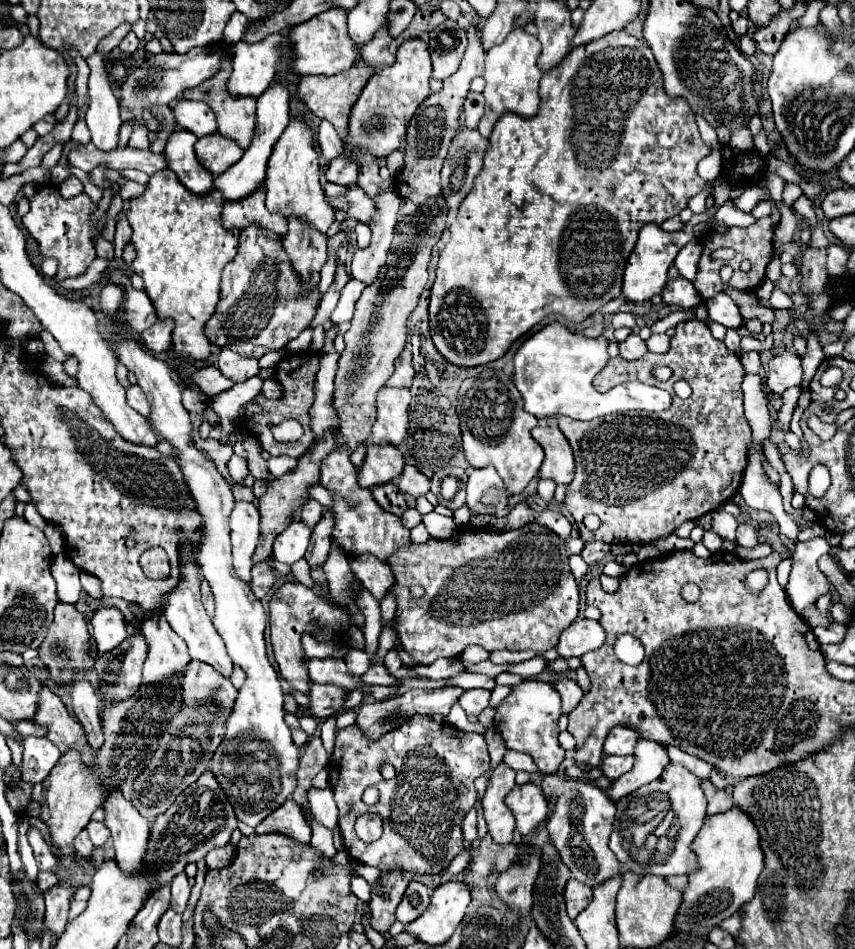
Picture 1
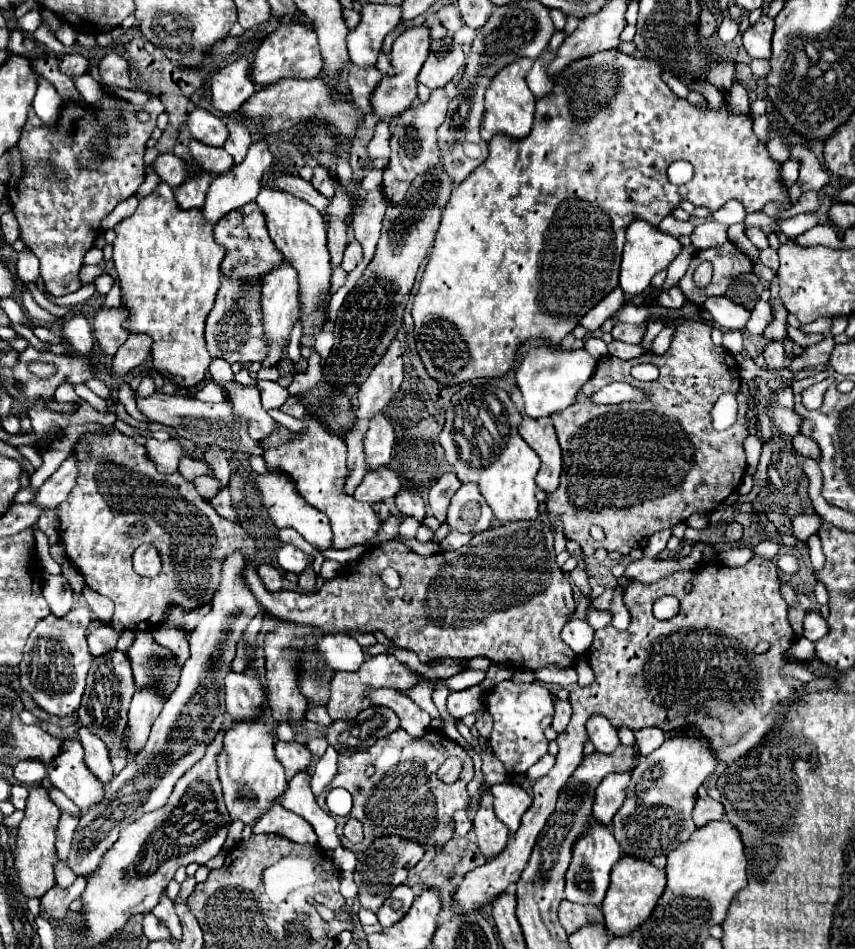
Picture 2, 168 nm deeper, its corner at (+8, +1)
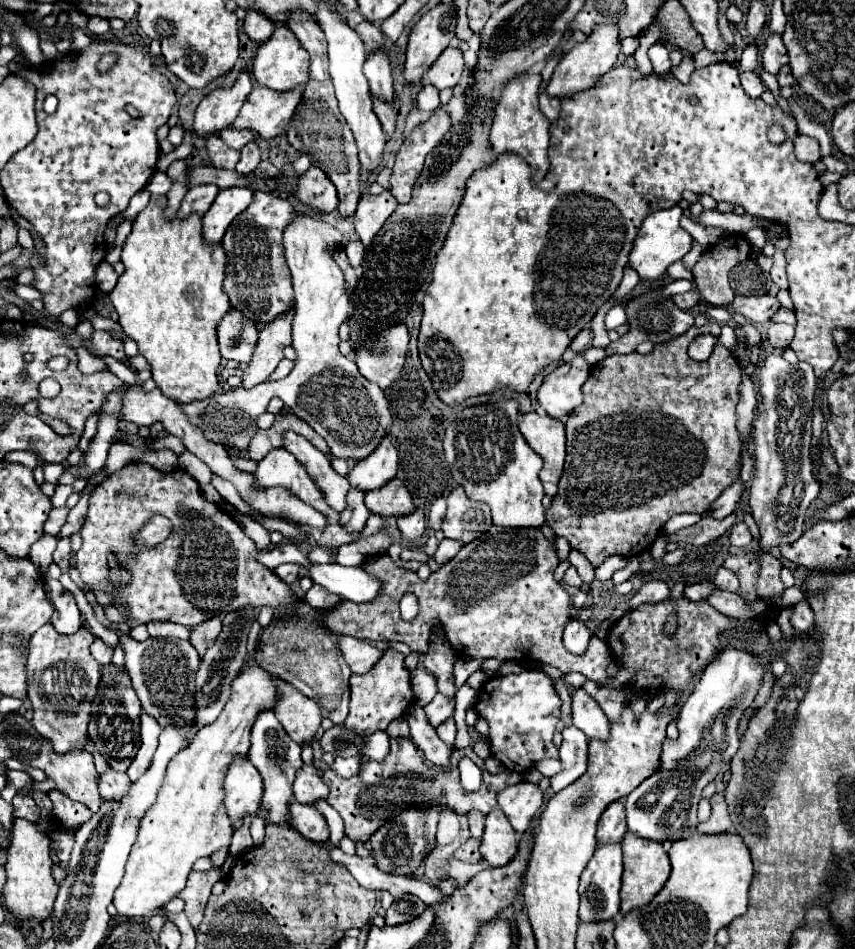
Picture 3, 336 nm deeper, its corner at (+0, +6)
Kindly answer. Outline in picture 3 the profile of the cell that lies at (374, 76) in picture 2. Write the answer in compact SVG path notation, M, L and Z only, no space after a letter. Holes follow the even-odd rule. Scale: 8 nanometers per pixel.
M371 95L371 99L373 99L373 111L375 111L375 115L379 117L379 121L383 125L383 131L391 137L393 135L393 127L395 127L395 115L393 115L391 105L387 101L375 97L375 95Z

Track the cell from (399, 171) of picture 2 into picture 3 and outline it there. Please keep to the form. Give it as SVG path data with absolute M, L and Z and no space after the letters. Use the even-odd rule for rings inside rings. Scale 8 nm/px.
M439 107L431 113L431 117L417 125L401 143L399 153L395 157L393 175L391 175L391 193L399 203L409 201L413 183L417 181L427 153L445 137L451 129L449 113Z

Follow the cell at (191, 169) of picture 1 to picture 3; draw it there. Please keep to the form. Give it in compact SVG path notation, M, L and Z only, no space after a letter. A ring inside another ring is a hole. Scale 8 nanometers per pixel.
M197 185L197 187L189 189L185 199L181 201L179 217L189 217L193 211L199 215L205 215L207 209L211 207L213 199L217 197L217 193L219 193L217 185Z

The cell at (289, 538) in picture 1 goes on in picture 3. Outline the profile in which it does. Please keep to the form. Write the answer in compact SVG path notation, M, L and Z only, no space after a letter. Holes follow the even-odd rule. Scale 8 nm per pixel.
M309 563L311 579L319 585L323 585L327 591L341 595L343 599L365 603L377 597L381 583L365 573L361 567L343 567L343 565L317 565Z

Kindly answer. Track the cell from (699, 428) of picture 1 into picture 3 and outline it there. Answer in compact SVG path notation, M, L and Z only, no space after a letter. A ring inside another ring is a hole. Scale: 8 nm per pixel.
M719 323L691 327L649 355L609 355L593 365L583 385L583 403L567 417L567 459L559 491L545 511L547 525L583 551L597 567L607 555L639 555L647 551L663 525L677 513L705 513L711 503L737 481L741 469L741 435L737 433L737 399L741 367L737 357L715 343L707 361L689 357L689 345L703 333L719 337Z

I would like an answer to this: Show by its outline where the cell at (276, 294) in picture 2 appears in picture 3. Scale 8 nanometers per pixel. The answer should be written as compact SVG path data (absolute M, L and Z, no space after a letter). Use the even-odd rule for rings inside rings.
M295 305L281 317L275 317L271 323L265 323L259 331L259 341L253 353L245 375L241 377L243 387L253 387L257 383L267 381L267 377L275 371L279 361L283 359L285 347L291 345L291 325L295 317Z

